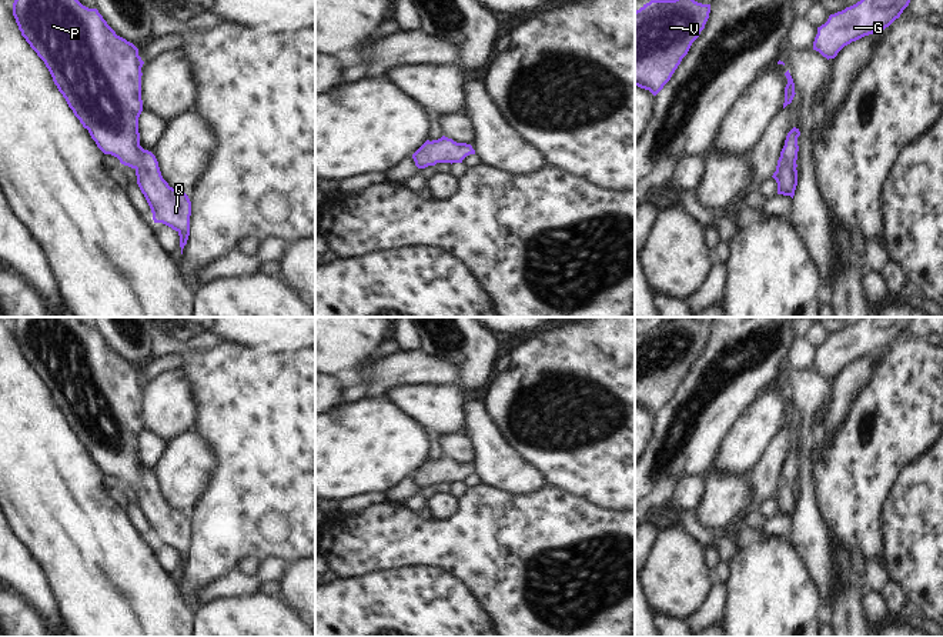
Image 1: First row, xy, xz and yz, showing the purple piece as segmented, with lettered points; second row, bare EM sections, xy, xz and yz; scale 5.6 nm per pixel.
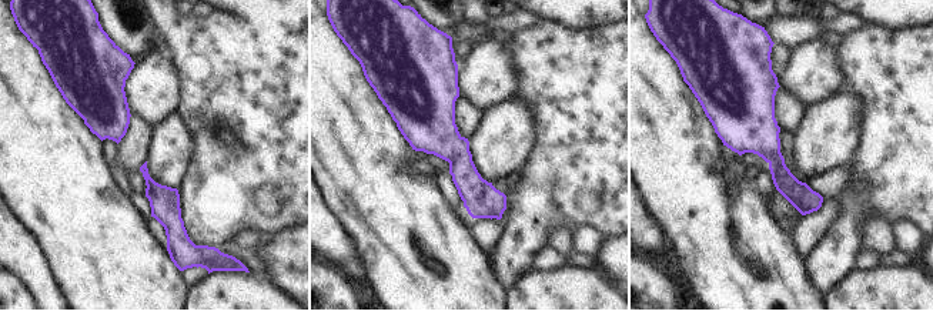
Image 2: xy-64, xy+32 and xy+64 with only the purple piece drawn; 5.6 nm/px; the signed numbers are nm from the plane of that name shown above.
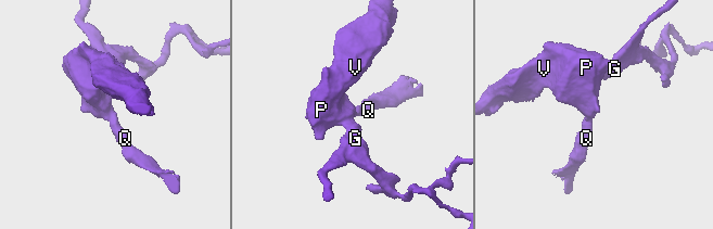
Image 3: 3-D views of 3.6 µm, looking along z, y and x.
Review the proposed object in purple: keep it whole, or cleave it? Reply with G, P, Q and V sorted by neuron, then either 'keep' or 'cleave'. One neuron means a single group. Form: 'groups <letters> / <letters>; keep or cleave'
groups G P Q V; keep

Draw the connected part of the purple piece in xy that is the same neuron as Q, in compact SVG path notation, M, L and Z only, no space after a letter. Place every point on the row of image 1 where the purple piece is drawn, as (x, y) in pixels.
M14 0L13 16L97 147L136 170L154 223L178 233L183 254L191 201L168 186L156 156L140 146L144 61L138 49L78 0Z

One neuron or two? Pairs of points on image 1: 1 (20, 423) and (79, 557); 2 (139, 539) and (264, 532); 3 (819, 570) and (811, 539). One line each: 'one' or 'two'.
1: one
2: two
3: one

